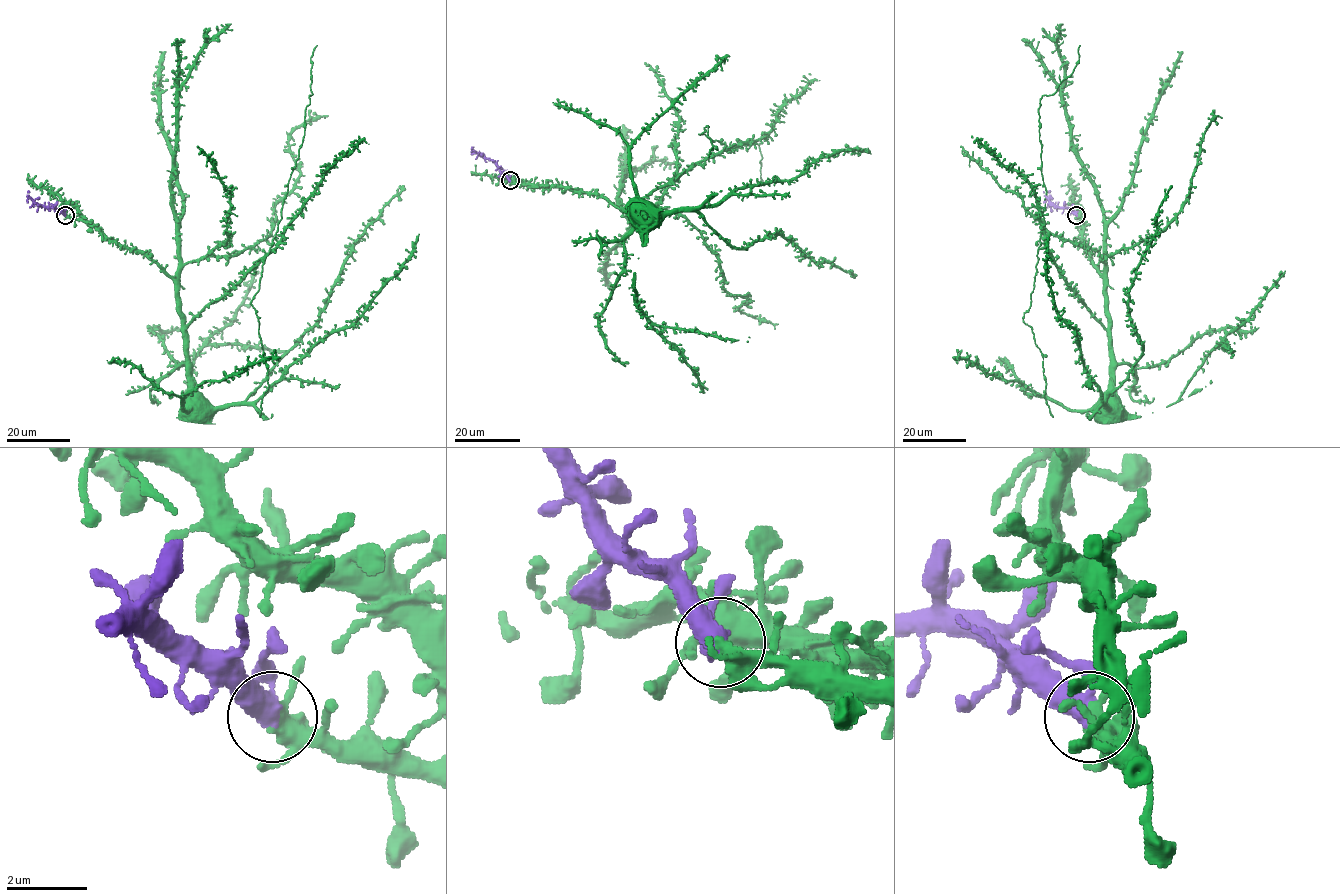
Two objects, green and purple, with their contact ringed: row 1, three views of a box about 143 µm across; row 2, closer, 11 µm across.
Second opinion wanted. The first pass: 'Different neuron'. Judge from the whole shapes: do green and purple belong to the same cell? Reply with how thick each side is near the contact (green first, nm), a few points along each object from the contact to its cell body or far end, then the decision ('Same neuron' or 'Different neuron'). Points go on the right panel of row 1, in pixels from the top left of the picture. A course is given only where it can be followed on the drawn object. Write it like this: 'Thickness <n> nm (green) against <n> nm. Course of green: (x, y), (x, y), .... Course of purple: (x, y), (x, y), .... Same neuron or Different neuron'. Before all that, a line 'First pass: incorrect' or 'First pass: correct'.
First pass: incorrect
Thickness 320 nm (green) against 400 nm. Course of green: (1076, 215), (1081, 239), (1105, 288), (1111, 382), (1110, 389), (1100, 401), (1100, 408). Course of purple: (1076, 215), (1056, 207), (1043, 192). Same neuron

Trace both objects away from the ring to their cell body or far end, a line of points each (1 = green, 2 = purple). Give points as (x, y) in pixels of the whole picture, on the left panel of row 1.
1: (64, 215), (86, 220), (108, 239), (143, 251), (173, 280), (184, 339), (188, 408)
2: (64, 215), (56, 208), (39, 205), (28, 196), (29, 192)

